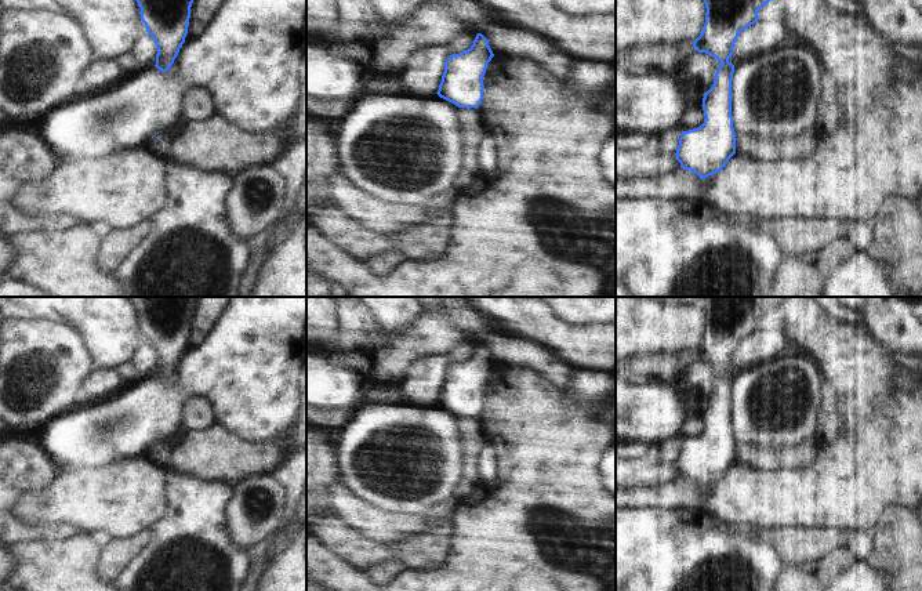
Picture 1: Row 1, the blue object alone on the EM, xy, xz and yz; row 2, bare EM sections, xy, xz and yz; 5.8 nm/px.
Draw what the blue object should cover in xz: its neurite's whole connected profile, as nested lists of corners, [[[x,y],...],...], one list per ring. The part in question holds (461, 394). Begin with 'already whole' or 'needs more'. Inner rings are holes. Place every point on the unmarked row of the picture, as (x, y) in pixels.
already whole; [[[478,342],[468,359],[446,369],[436,403],[458,417],[479,417],[484,400],[482,388],[493,366],[489,349]]]

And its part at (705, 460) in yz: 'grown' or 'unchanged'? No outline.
grown

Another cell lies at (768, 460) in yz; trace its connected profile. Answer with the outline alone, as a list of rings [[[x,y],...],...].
[[[817,440],[792,449],[767,449],[743,443],[736,446],[736,463],[762,472],[802,468],[813,463],[821,447],[823,442]]]

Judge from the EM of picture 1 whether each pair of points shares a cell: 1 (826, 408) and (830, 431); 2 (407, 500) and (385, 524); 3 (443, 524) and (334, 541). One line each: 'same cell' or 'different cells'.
1: same cell
2: different cells
3: same cell

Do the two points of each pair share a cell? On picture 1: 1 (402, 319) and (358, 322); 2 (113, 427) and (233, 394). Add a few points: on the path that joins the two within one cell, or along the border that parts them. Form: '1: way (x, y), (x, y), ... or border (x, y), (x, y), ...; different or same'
1: border (369, 311), (384, 329), (407, 329); different
2: way (144, 414), (178, 388), (203, 388); same

